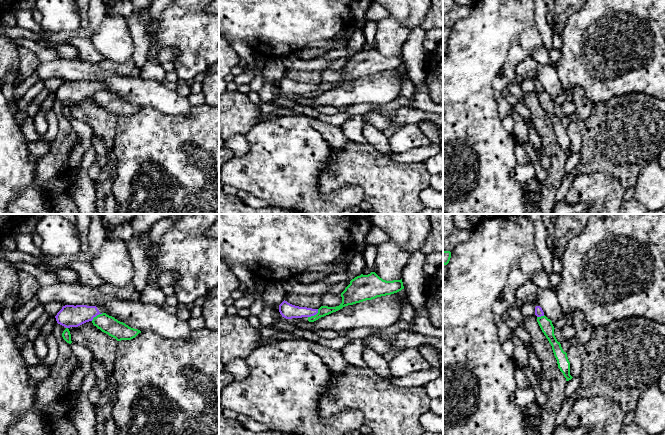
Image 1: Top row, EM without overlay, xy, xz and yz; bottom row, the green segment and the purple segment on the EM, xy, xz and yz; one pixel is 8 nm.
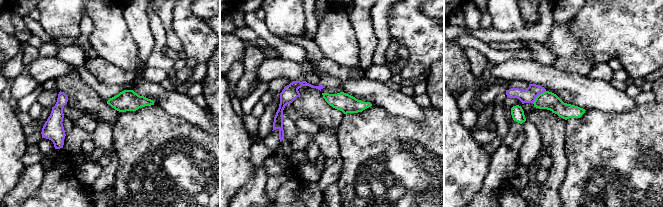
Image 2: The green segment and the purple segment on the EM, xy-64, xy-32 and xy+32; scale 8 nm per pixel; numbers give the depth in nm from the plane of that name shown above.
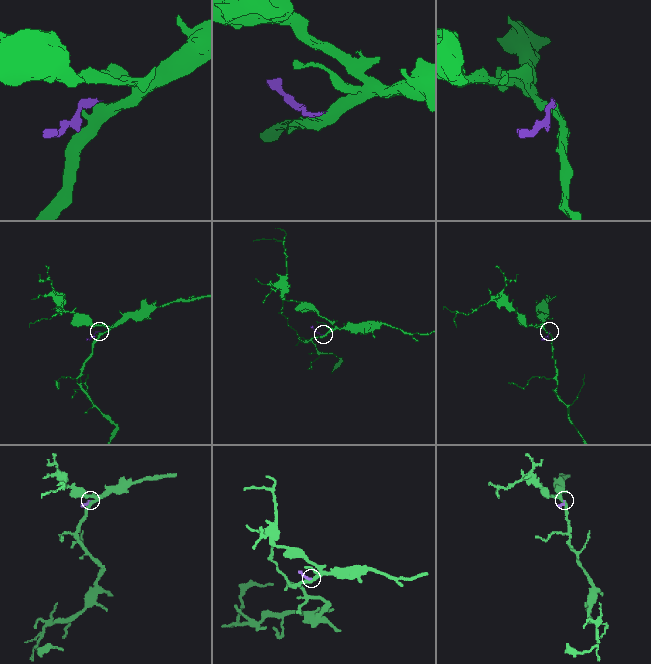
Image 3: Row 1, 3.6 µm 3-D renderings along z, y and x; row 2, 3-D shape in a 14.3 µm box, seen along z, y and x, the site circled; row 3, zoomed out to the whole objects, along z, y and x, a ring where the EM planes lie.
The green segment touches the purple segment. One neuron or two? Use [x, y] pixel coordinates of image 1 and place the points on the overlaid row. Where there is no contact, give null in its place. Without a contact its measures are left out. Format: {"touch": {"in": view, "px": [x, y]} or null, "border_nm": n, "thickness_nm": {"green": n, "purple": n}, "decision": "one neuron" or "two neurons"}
{"touch": {"in": "xz", "px": [314, 315]}, "border_nm": 110, "thickness_nm": {"green": 80, "purple": 120}, "decision": "two neurons"}

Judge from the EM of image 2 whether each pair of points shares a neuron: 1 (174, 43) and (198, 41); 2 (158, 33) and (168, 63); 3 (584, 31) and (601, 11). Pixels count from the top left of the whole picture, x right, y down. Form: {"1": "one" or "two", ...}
{"1": "two", "2": "one", "3": "one"}

